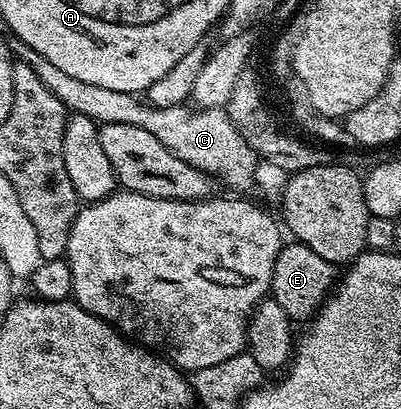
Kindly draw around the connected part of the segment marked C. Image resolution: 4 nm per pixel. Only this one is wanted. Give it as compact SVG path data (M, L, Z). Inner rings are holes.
M19 44L16 49L17 60L28 63L28 67L44 83L60 103L70 113L88 115L88 119L101 124L132 123L136 127L144 127L151 135L156 135L176 159L184 159L192 167L196 167L215 182L227 185L230 189L250 189L254 185L254 172L258 169L260 158L244 139L244 135L235 127L225 108L199 109L189 104L172 107L156 107L139 99L133 93L111 91L108 87L96 87L96 83L84 83L84 79L76 79L65 71L60 71L56 63L52 63L44 55Z

